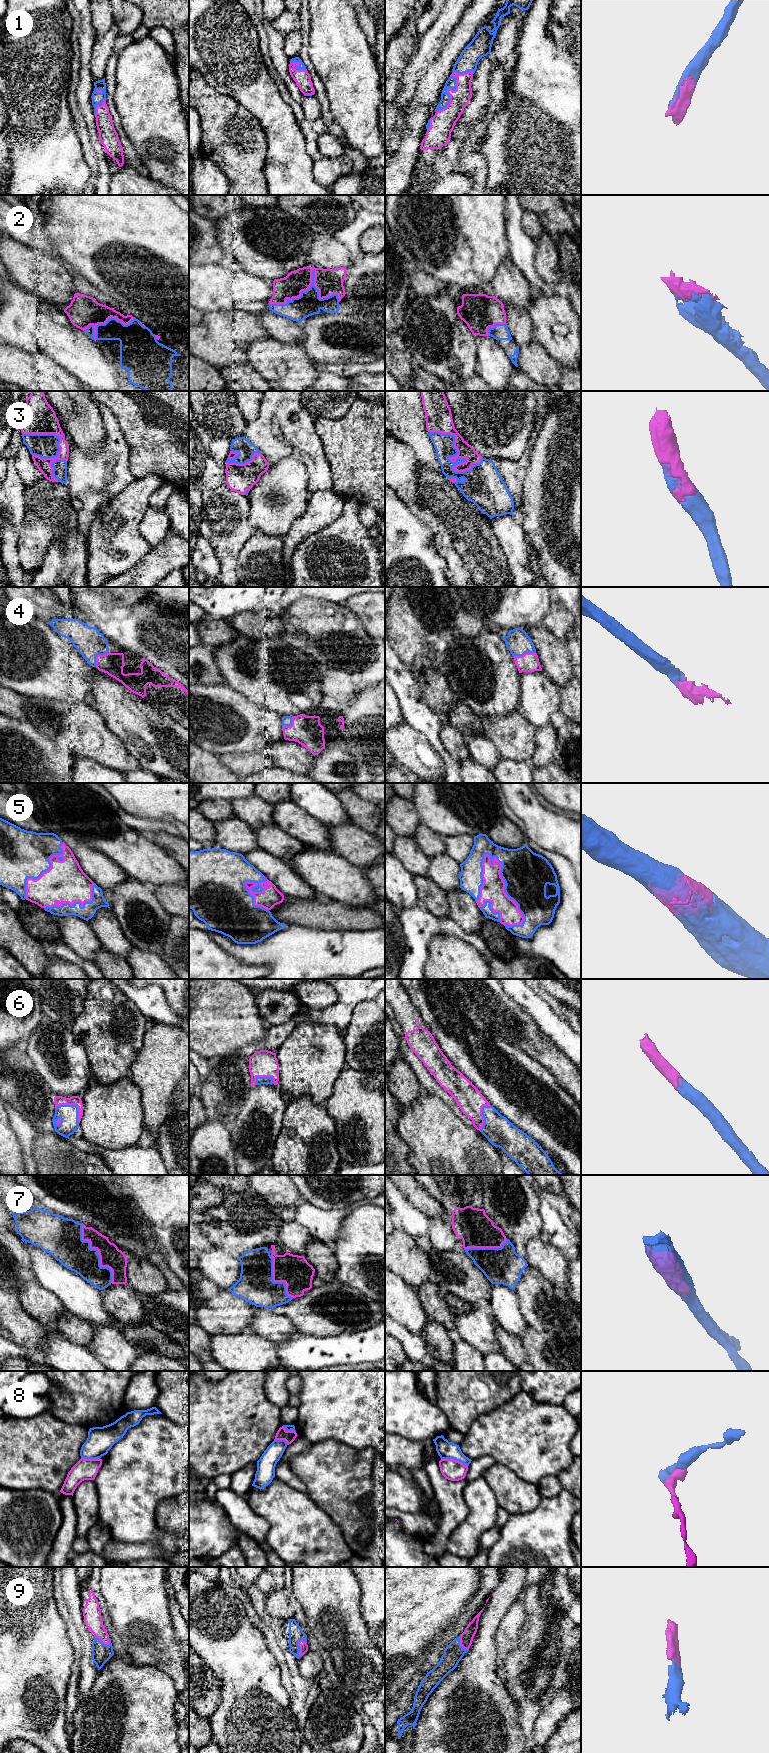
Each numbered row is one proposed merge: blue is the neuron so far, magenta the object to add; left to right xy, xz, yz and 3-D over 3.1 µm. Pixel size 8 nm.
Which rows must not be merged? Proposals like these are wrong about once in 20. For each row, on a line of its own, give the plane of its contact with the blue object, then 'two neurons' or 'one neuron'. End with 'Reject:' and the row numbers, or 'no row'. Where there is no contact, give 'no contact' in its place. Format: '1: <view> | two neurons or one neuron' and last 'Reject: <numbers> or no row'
1: yz | one neuron
2: xz | one neuron
3: yz | one neuron
4: yz | one neuron
5: yz | one neuron
6: xy | one neuron
7: xy | one neuron
8: yz | two neurons
9: xz | one neuron
Reject: 8

